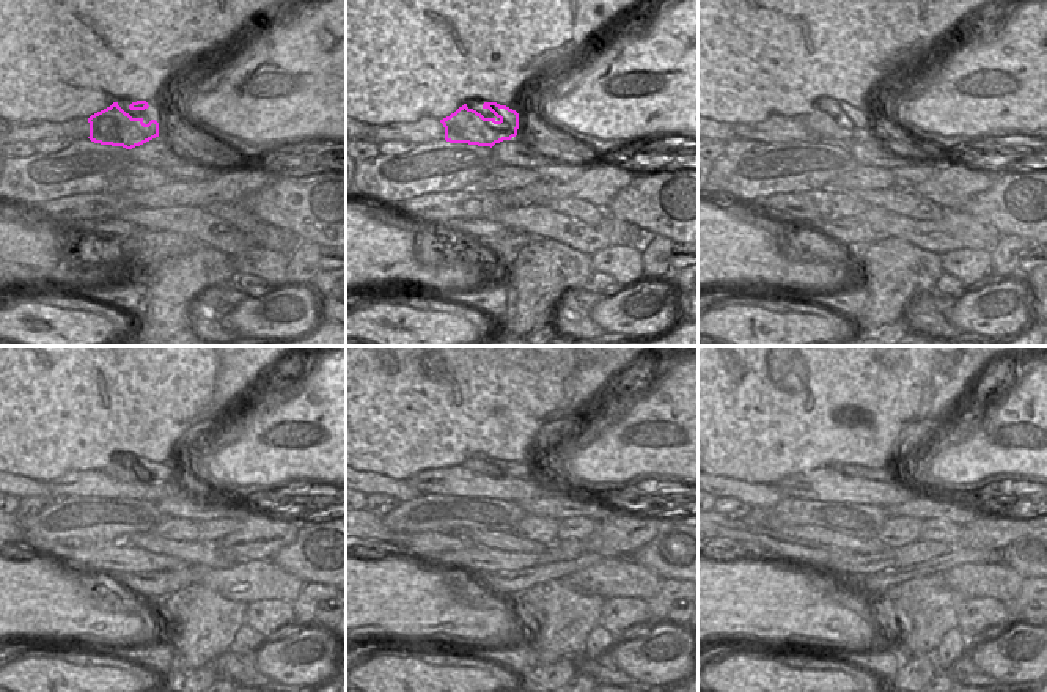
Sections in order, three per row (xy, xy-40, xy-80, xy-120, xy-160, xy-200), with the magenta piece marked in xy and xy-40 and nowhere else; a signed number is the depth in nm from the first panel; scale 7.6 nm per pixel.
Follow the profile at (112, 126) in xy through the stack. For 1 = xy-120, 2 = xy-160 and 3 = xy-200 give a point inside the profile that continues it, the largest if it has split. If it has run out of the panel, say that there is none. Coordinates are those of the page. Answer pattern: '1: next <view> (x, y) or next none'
1: next xy-120 (153, 472)
2: next xy-160 (517, 469)
3: next xy-200 (881, 474)

